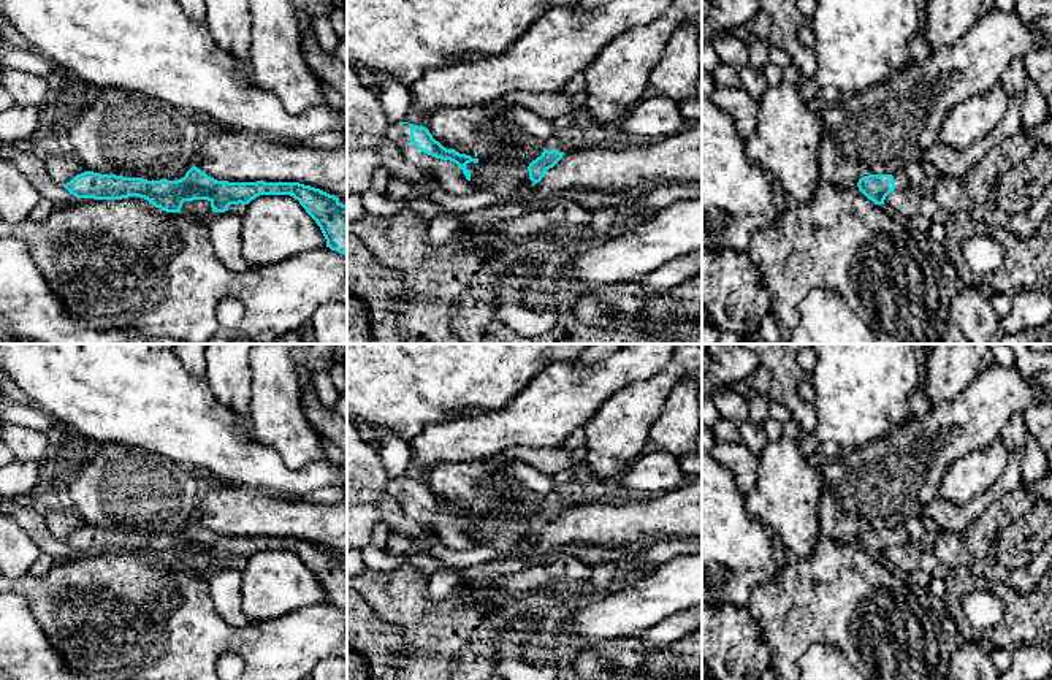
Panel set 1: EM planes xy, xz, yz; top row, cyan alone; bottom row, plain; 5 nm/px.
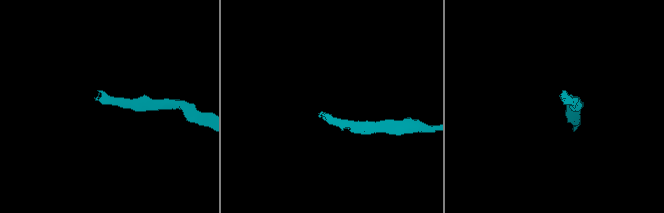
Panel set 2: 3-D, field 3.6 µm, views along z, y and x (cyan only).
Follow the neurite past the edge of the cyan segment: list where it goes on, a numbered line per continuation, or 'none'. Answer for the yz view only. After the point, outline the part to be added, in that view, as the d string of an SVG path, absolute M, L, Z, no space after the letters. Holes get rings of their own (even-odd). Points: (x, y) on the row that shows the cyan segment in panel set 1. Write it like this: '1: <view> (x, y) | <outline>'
1: yz (900, 178) | M903 170L894 171L892 176L895 181L895 190L903 190L909 187L908 174Z

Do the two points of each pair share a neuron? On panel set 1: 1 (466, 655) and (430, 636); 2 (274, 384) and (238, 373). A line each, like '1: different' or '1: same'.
1: different
2: different

